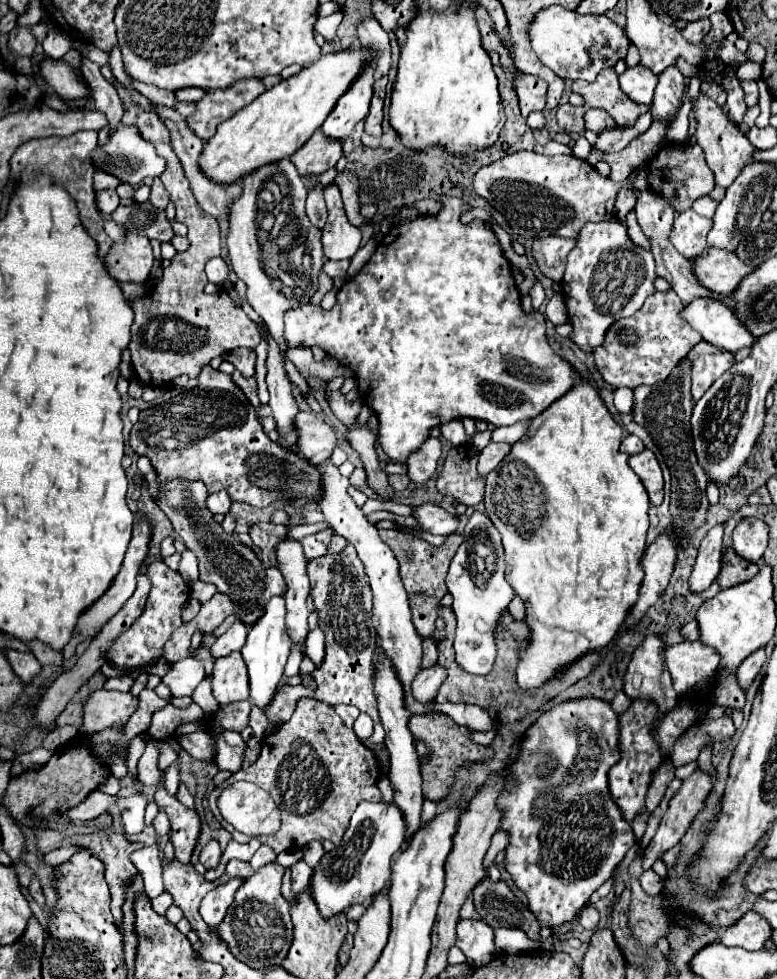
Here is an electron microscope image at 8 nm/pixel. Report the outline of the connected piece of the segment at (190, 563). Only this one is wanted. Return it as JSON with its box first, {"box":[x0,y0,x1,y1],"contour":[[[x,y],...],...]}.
{"box":[179,549,199,585],"contour":[[[185,549],[185,551],[181,553],[179,573],[181,573],[181,577],[185,577],[187,585],[193,585],[193,583],[197,581],[197,577],[199,577],[199,573],[197,573],[197,557],[193,557],[193,551]]]}

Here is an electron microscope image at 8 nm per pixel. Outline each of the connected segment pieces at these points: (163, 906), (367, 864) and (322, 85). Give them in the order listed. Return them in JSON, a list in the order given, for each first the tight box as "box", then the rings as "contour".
[{"box":[151,892,173,915],"contour":[[[163,892],[161,895],[151,900],[152,907],[159,915],[165,915],[167,909],[173,904],[172,896]]]},{"box":[311,801,407,917],"contour":[[[361,801],[351,825],[335,853],[325,853],[311,875],[311,893],[323,917],[345,911],[351,903],[369,905],[371,897],[389,885],[391,859],[407,839],[407,825],[401,809],[385,801]]]},{"box":[199,49,371,185],"contour":[[[369,49],[331,53],[305,67],[299,75],[293,75],[277,83],[273,89],[261,93],[261,97],[217,127],[215,135],[205,143],[205,149],[199,157],[201,171],[213,183],[233,185],[255,169],[287,159],[301,149],[301,145],[305,145],[315,129],[323,125],[341,93],[349,89],[367,61],[371,61]]]}]

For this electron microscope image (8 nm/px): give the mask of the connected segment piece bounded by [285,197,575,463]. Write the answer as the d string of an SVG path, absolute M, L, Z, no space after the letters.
M437 197L441 203L441 211L437 215L419 215L411 221L397 223L389 229L389 233L383 237L383 241L377 245L375 253L371 259L363 265L363 269L347 279L343 287L337 291L337 303L333 309L325 311L323 307L315 307L313 303L299 305L297 309L289 309L285 313L285 343L287 347L321 347L331 359L335 359L341 367L349 369L355 375L357 381L357 393L361 401L373 409L373 413L379 419L379 443L385 455L389 455L391 461L405 463L409 459L409 453L415 453L421 449L425 439L429 437L429 431L437 425L449 423L453 419L461 417L471 417L471 419L483 419L493 423L495 427L501 425L515 425L519 421L529 421L531 417L539 415L543 409L547 409L553 401L557 401L561 395L565 395L571 385L575 383L571 377L571 365L559 357L551 347L545 337L545 317L541 311L523 311L521 307L521 295L515 285L515 279L511 275L511 263L505 259L503 249L493 233L493 229L481 221L473 219L471 223L463 225L459 217L467 211L471 211L471 205L465 203L459 197Z

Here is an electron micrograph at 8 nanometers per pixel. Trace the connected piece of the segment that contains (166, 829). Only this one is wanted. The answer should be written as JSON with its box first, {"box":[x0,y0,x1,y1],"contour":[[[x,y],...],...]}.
{"box":[153,811,171,837],"contour":[[[159,811],[159,813],[157,813],[157,817],[153,819],[153,827],[155,827],[155,833],[157,833],[157,837],[169,835],[169,833],[171,833],[171,823],[169,823],[169,817],[167,817],[167,813]]]}

